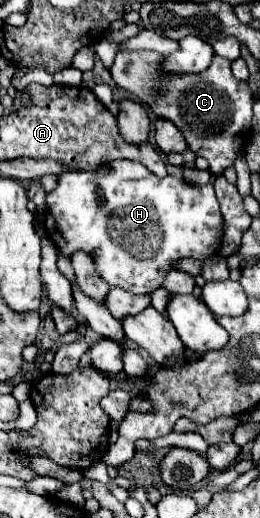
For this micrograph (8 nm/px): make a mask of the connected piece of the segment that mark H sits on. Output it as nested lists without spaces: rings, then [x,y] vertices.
[[[110,160],[92,172],[64,172],[58,176],[56,188],[46,196],[44,228],[66,256],[76,250],[90,252],[98,274],[108,284],[134,294],[150,294],[160,288],[164,274],[178,258],[204,260],[216,254],[214,248],[218,248],[222,238],[222,214],[212,184],[192,186],[176,176],[158,178],[134,160]]]

